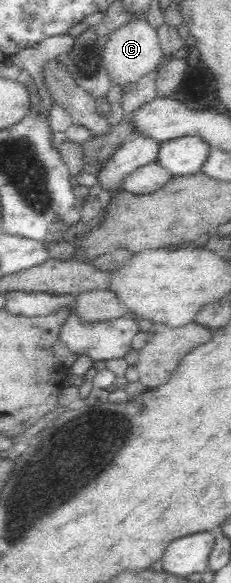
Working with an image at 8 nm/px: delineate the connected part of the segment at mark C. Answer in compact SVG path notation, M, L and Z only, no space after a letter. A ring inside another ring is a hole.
M133 16L129 22L107 34L102 45L104 66L111 82L118 86L138 81L144 73L156 67L163 56L157 31L148 24L146 18L140 16Z

